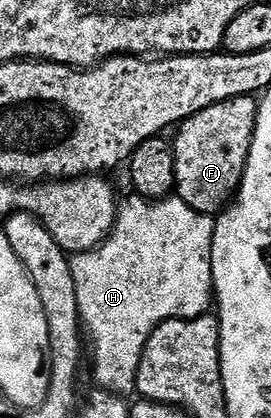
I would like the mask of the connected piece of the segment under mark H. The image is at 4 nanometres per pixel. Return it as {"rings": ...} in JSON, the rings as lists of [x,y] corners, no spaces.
{"rings":[[[129,193],[120,200],[111,234],[93,250],[78,251],[70,258],[81,325],[88,346],[93,346],[93,379],[97,382],[94,384],[100,390],[132,396],[137,390],[137,366],[153,330],[168,319],[194,319],[210,310],[215,299],[211,269],[214,222],[214,216],[191,209],[182,199],[154,201]]]}

